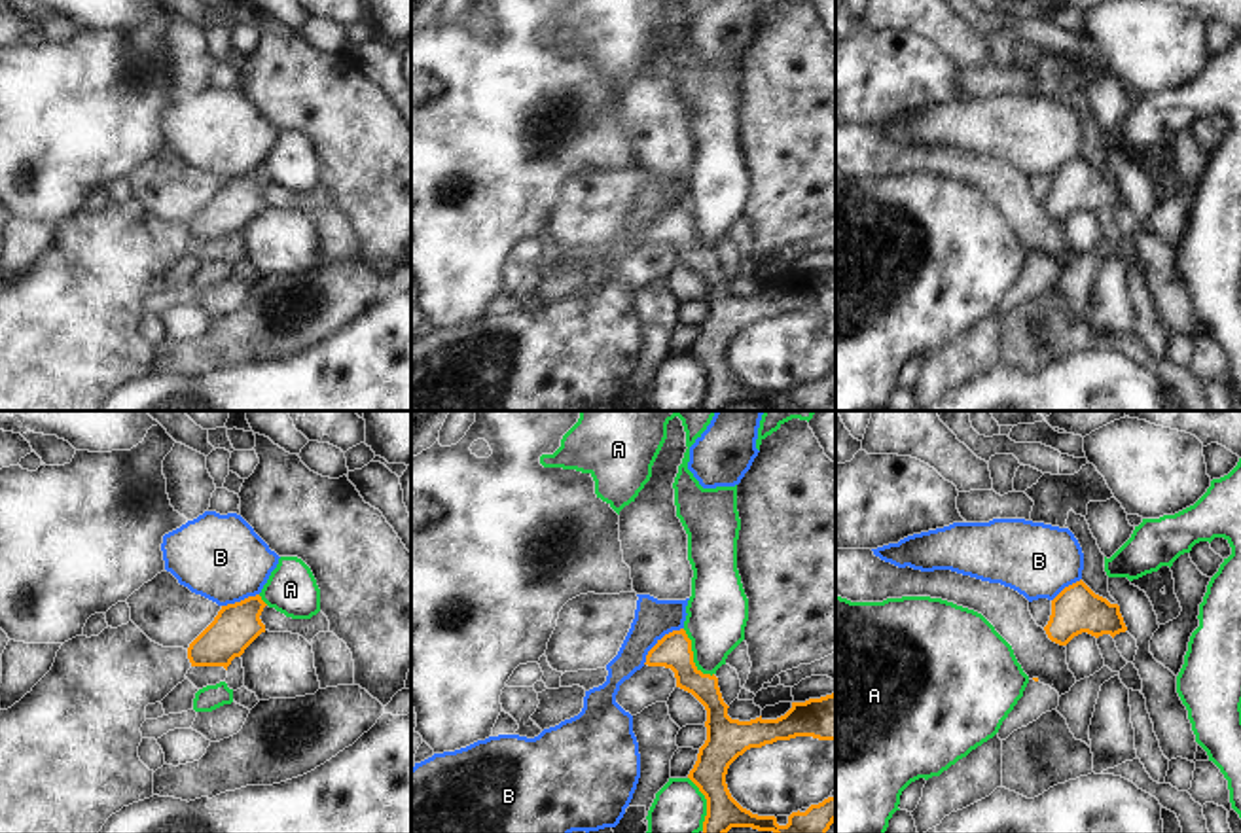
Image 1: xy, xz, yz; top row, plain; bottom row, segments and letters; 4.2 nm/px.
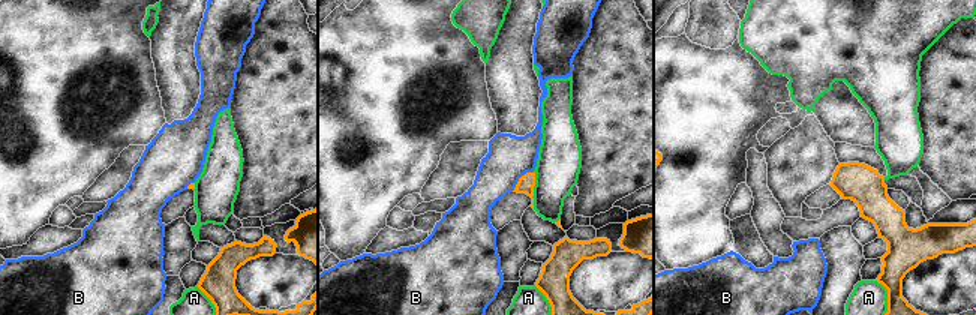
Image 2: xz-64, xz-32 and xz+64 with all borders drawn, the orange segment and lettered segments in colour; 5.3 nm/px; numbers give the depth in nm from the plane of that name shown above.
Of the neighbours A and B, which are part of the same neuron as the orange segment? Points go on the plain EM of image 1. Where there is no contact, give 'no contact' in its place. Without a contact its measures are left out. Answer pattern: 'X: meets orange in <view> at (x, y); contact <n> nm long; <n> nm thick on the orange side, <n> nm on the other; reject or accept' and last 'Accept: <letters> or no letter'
A: meets orange in xz at (692, 231); contact 240 nm long; 150 nm thick on the orange side, 260 nm on the other; reject
B: meets orange in xz at (660, 216); contact 240 nm long; 150 nm thick on the orange side, 160 nm on the other; reject
Accept: no letter

